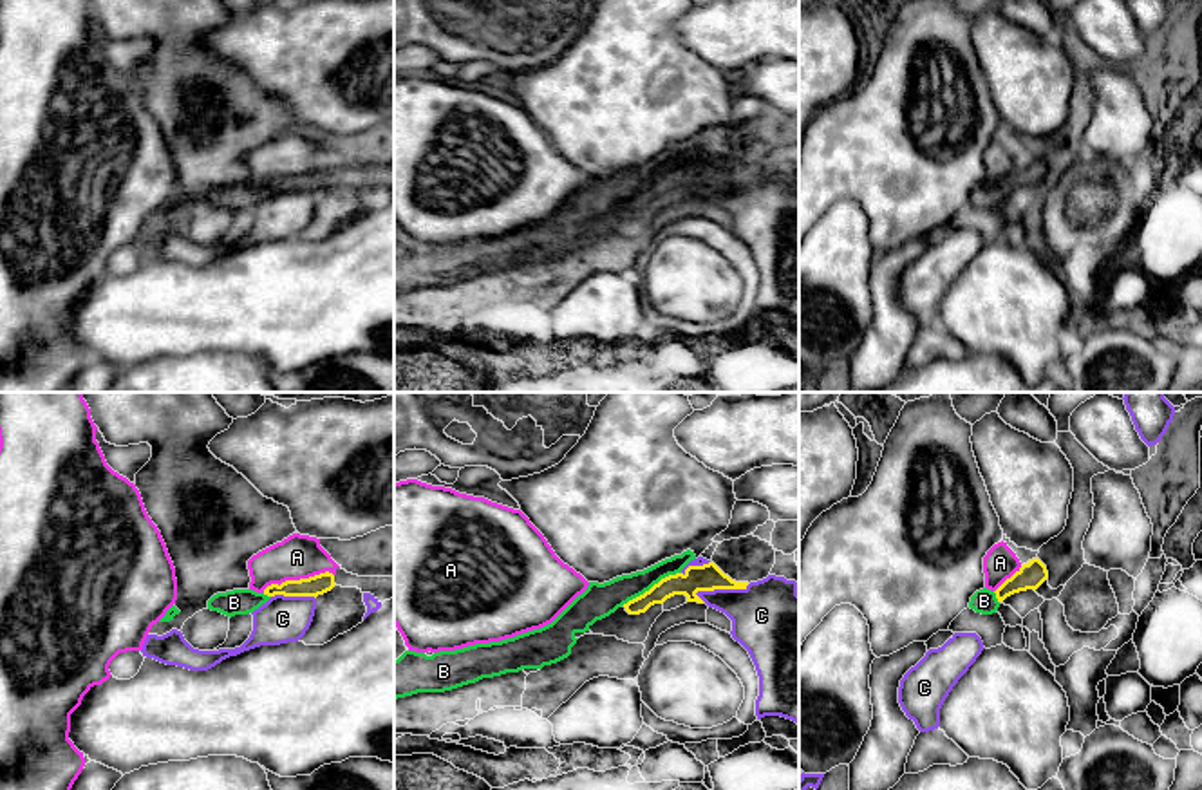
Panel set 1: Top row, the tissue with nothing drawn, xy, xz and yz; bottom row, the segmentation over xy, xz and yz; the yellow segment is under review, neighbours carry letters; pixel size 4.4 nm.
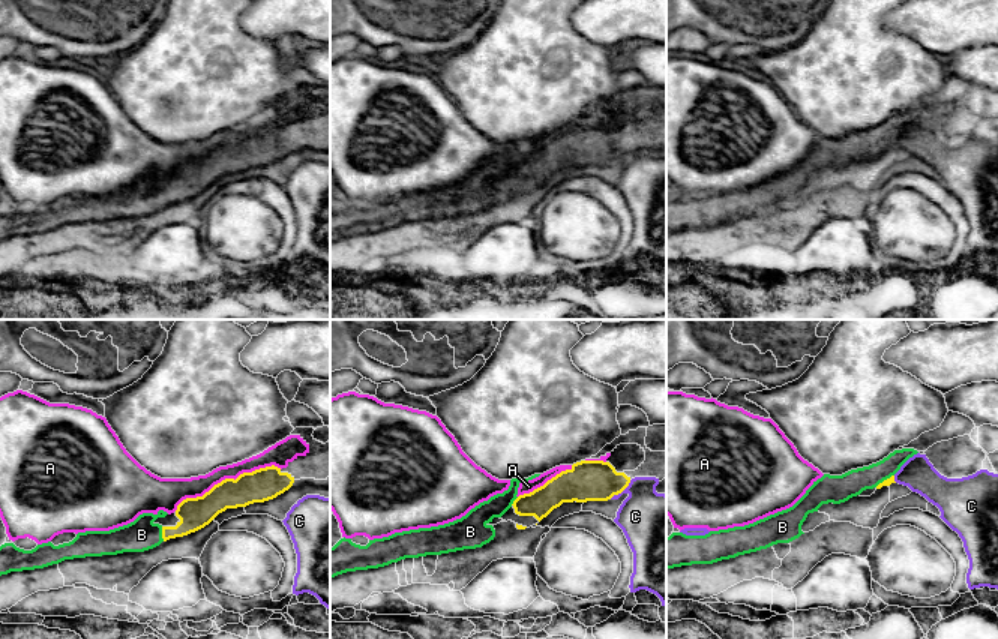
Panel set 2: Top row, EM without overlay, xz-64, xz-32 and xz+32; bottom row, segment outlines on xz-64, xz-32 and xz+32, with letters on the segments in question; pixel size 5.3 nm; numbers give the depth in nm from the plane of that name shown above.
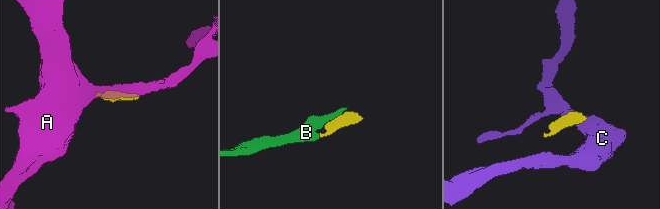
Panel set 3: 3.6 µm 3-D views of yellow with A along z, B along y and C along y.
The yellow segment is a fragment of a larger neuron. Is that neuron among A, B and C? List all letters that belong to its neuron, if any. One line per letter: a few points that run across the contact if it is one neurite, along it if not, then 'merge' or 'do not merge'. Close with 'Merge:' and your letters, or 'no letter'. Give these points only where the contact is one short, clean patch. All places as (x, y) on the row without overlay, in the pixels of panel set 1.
A: do not merge
B: merge
C: line xz (749, 179), (743, 183), (698, 185), (694, 188); do not merge
Merge: B

